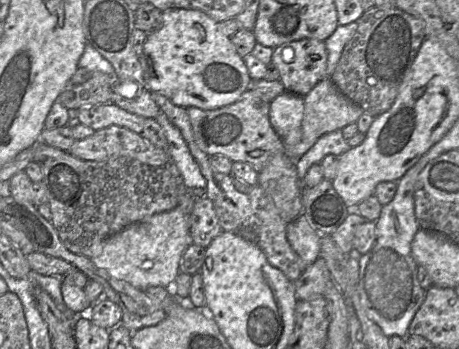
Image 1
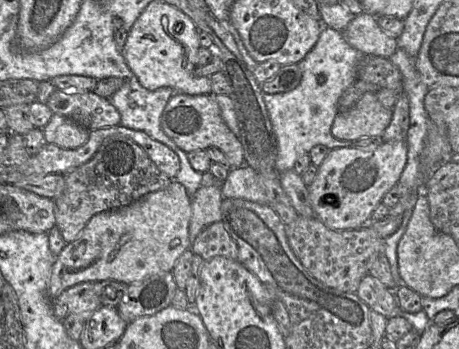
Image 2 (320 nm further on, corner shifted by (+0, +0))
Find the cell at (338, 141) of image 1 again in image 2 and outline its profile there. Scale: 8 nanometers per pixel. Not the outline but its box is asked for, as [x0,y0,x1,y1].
[264,27,363,173]

